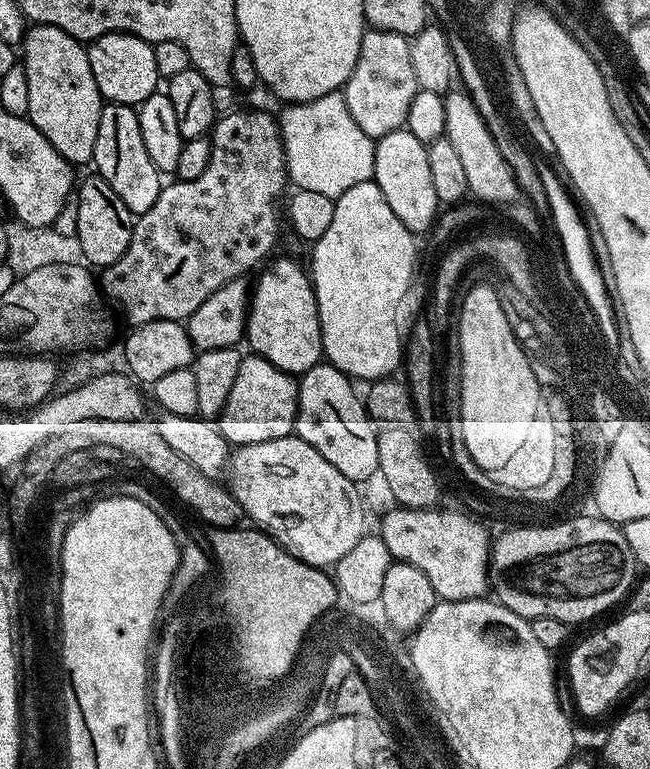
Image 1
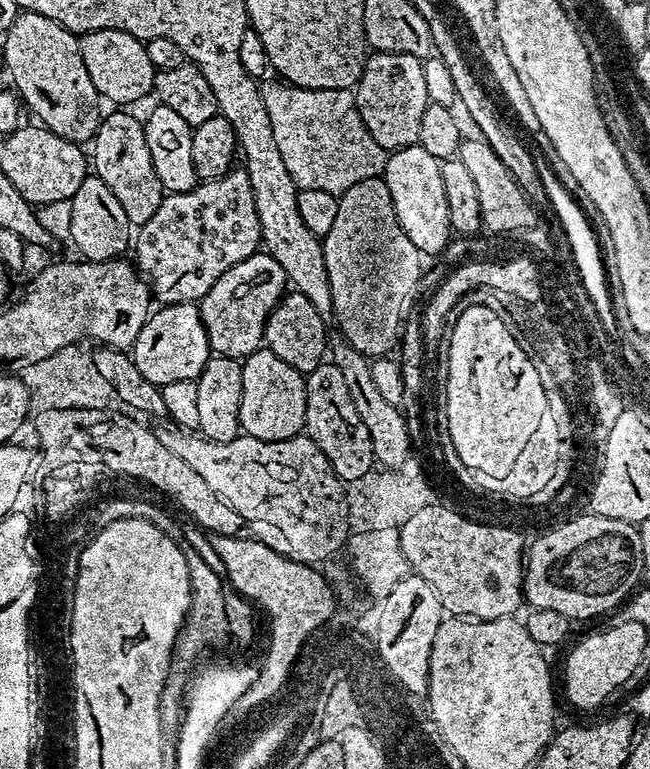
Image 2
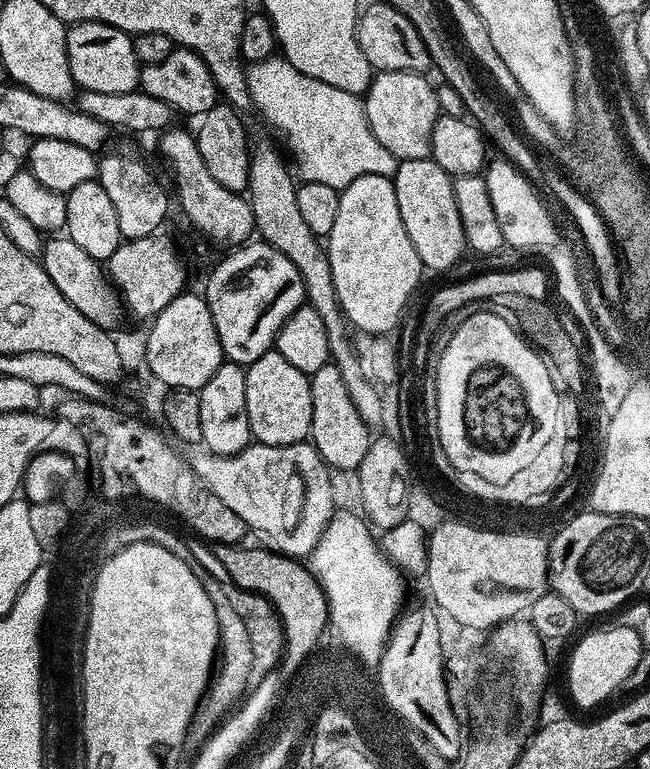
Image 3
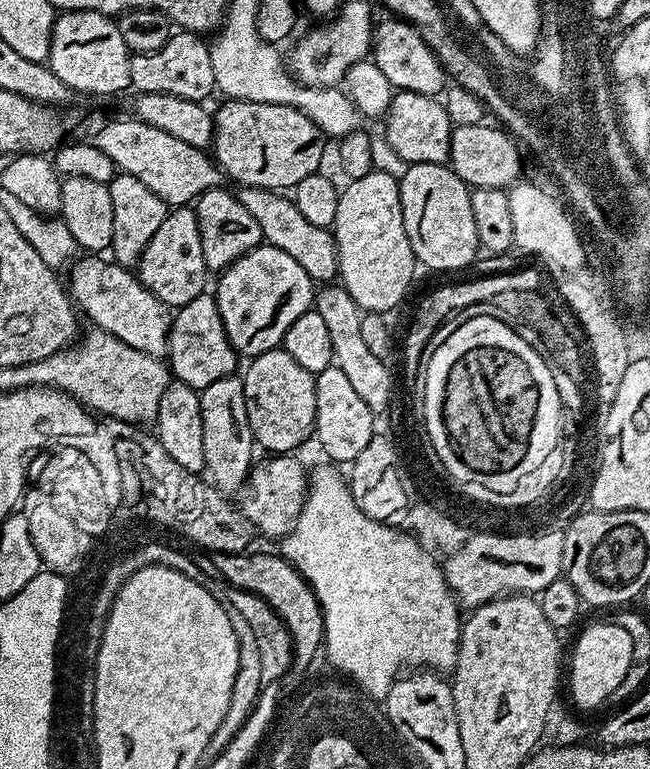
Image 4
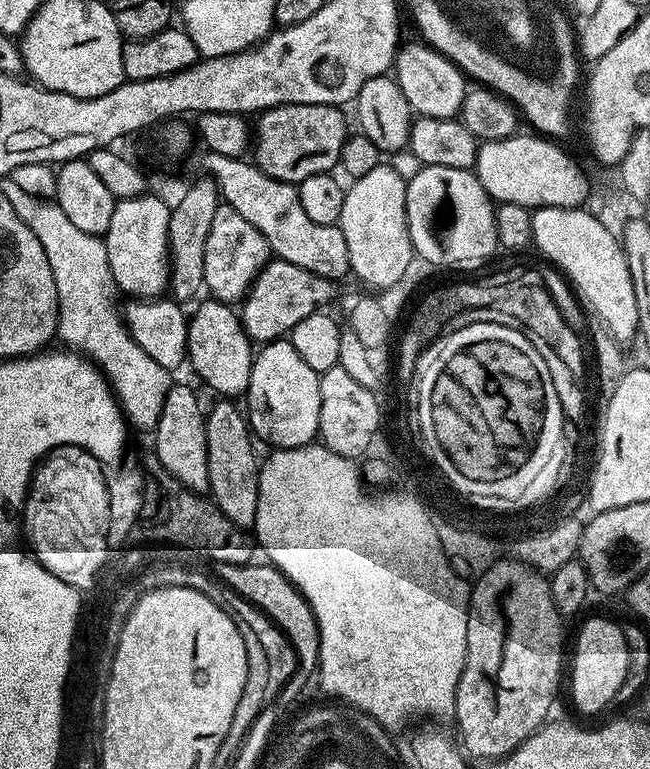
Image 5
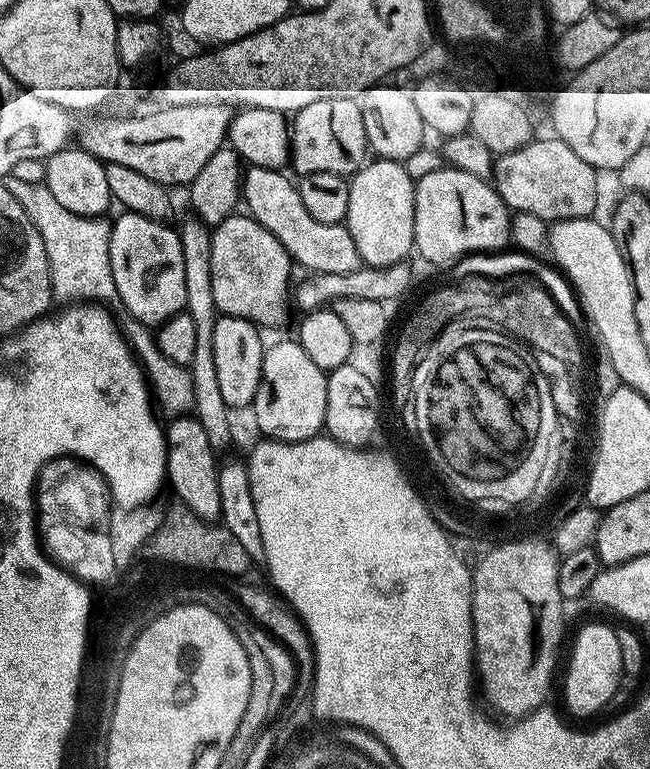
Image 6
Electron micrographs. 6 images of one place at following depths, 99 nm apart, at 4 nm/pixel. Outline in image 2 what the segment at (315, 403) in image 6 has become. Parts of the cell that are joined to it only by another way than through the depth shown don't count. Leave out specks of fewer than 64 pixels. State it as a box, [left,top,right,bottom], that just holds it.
[240,346,305,440]

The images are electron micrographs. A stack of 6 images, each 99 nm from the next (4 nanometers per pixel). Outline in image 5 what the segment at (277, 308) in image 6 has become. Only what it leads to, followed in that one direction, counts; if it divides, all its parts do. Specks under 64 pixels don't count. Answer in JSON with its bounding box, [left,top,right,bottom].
[204,203,270,305]

